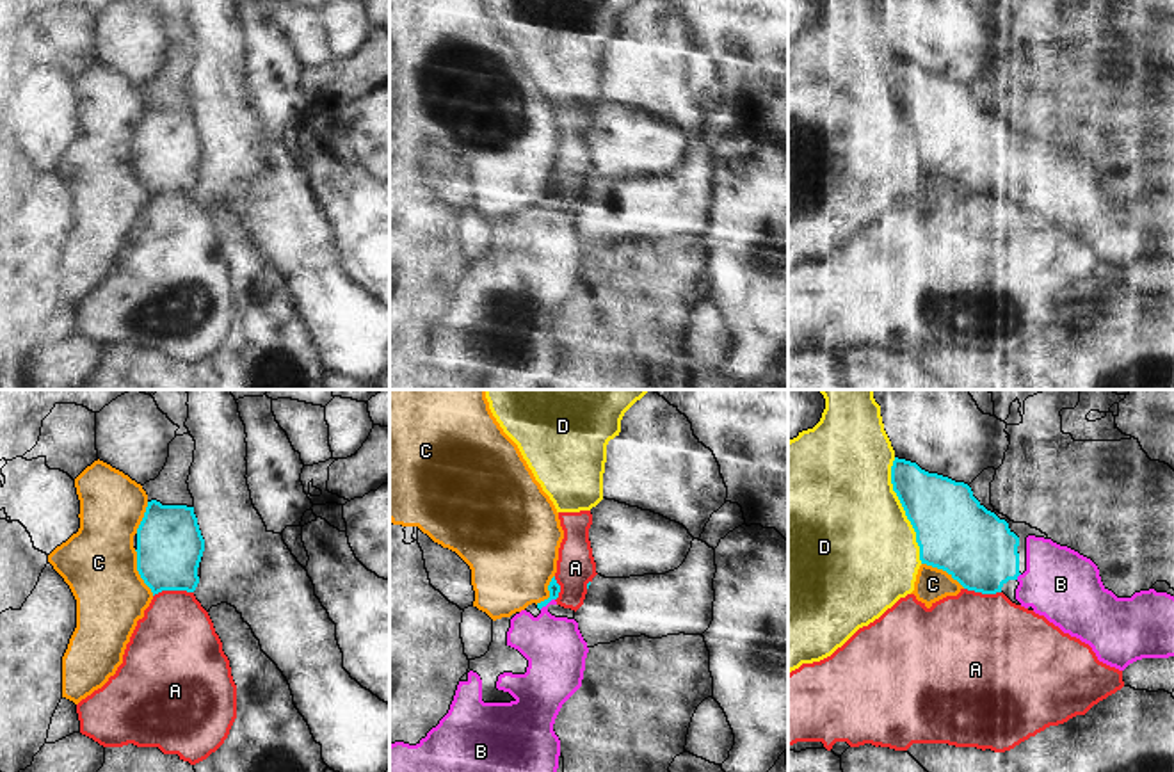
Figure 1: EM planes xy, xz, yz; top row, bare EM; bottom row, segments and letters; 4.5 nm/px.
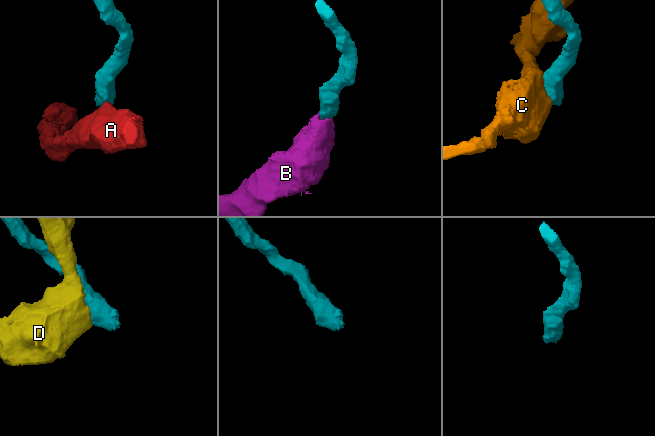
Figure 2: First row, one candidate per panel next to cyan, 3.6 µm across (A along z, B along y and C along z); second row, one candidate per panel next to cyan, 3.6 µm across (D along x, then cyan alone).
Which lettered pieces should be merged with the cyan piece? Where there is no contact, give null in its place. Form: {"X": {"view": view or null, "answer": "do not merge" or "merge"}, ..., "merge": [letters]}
{"A": {"view": "xy", "answer": "do not merge"}, "B": {"view": "xz", "answer": "merge"}, "C": {"view": "xy", "answer": "do not merge"}, "D": {"view": "yz", "answer": "do not merge"}, "merge": ["B"]}

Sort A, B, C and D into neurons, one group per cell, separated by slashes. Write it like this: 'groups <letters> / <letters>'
groups A / B / C / D

